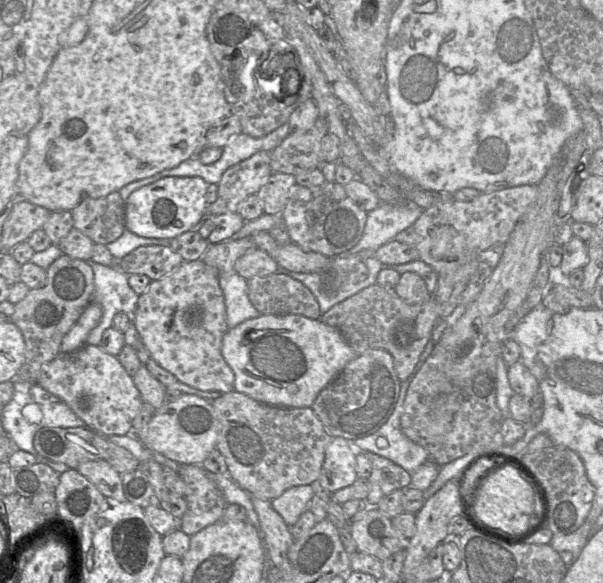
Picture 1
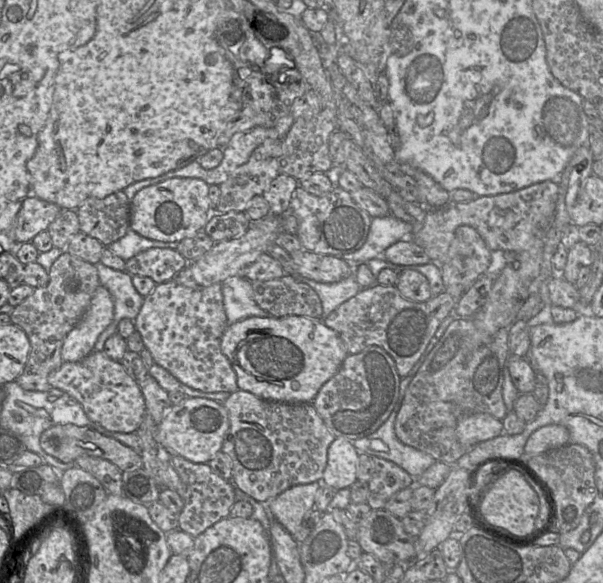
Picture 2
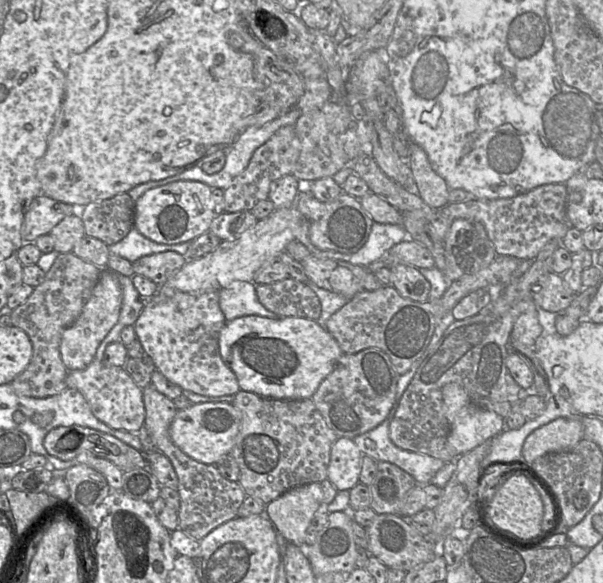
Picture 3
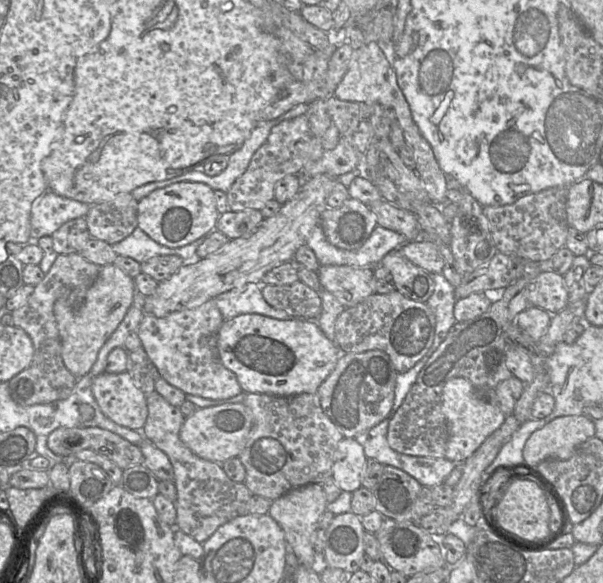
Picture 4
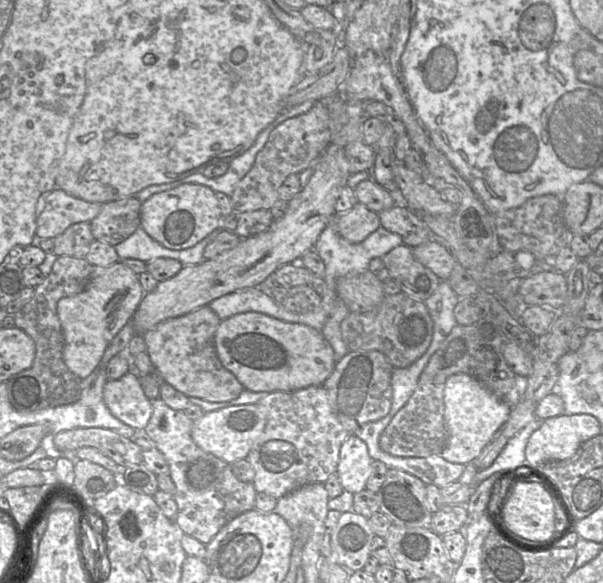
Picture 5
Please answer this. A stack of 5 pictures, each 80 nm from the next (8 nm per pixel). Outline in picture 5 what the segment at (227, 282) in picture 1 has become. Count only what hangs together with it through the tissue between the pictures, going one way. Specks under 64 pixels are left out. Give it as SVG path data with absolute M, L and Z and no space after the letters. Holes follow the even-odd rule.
M256 287L226 294L212 301L209 306L221 320L242 313L262 313L281 321L308 325L318 331L322 331L329 318L329 315L323 317L317 312L290 312Z

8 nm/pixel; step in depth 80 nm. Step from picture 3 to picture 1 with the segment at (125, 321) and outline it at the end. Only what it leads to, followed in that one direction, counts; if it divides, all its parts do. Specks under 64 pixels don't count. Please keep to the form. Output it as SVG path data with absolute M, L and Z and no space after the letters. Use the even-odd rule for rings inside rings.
M93 261L88 263L94 272L93 301L100 304L102 318L89 333L86 343L100 346L104 331L113 326L117 313L124 312L132 316L139 295L130 287L128 276L118 267L107 267Z

